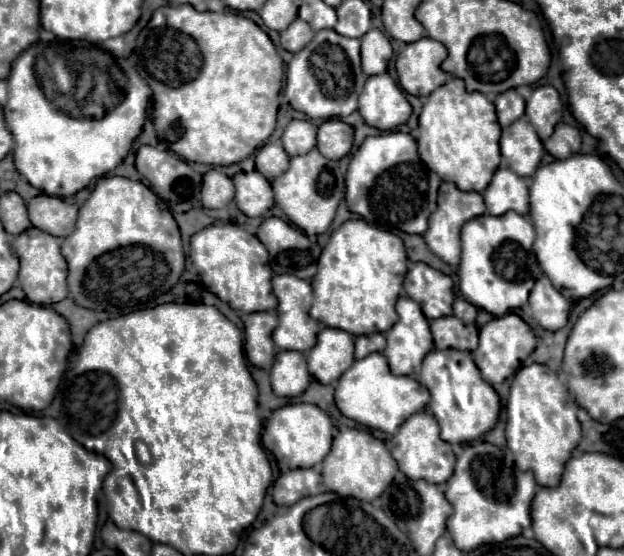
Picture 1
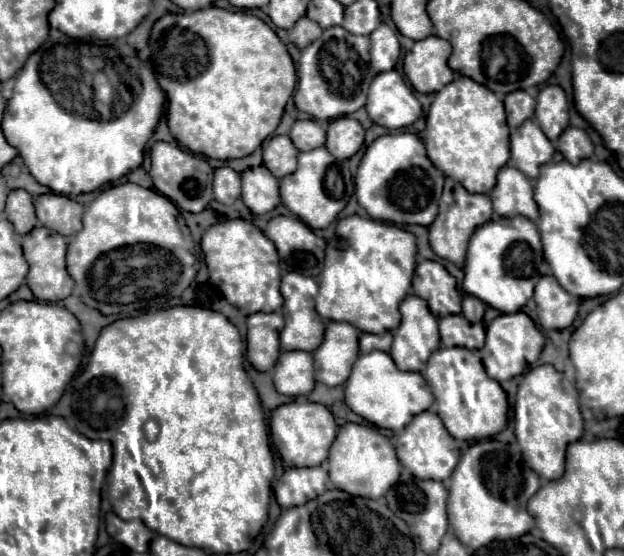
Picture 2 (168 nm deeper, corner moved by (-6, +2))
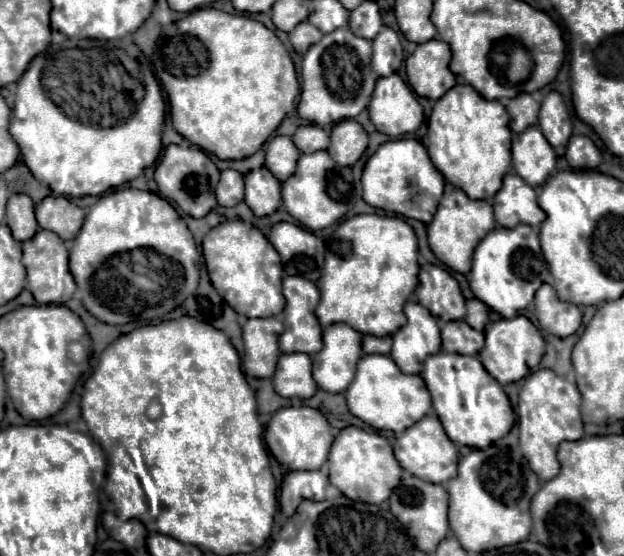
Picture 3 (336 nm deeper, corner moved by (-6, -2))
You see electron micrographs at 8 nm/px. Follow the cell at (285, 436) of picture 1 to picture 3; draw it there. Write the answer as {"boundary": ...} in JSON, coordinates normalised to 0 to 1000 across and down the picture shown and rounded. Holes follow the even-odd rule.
{"boundary":[[[462,730],[449,734],[436,748],[423,777],[423,793],[439,824],[462,845],[510,845],[526,824],[535,781],[513,737],[497,730],[478,730],[478,734]]]}

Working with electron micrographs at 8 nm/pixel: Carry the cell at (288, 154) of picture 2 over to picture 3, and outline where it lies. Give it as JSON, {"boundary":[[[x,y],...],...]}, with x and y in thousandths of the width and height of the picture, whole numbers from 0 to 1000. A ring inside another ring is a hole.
{"boundary":[[[439,245],[426,263],[426,299],[449,327],[468,317],[468,306],[474,306],[478,281],[481,273],[462,245]]]}

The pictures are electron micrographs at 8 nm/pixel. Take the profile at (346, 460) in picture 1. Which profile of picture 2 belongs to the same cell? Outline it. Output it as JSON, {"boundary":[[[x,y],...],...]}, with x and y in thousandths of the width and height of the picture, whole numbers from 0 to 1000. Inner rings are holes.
{"boundary":[[[551,763],[529,806],[529,863],[538,878],[580,896],[609,896],[641,856],[641,831],[631,802],[606,773],[580,763]]]}

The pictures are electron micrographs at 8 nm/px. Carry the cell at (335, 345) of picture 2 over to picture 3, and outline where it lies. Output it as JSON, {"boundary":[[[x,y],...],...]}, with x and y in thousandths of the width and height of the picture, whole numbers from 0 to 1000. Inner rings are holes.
{"boundary":[[[532,583],[519,590],[519,626],[500,640],[503,651],[500,673],[506,680],[510,698],[522,705],[551,705],[561,694],[571,669],[571,651],[580,640],[577,615],[580,615],[580,601],[554,583]]]}

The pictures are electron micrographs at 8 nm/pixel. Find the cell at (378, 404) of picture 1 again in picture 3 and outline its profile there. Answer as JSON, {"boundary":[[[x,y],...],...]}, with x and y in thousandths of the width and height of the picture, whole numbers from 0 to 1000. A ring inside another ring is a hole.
{"boundary":[[[583,637],[577,644],[571,680],[554,701],[554,723],[558,737],[580,759],[593,763],[603,773],[625,773],[635,781],[647,777],[654,766],[663,766],[692,734],[689,705],[679,683],[670,673],[641,669],[628,644],[615,637]]]}

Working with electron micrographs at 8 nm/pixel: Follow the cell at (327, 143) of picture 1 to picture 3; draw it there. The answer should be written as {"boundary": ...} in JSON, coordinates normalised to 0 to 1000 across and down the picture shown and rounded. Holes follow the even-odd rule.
{"boundary":[[[551,216],[542,219],[532,230],[532,255],[526,266],[526,277],[532,277],[532,288],[545,299],[564,299],[587,270],[590,263],[590,241],[571,216]]]}

